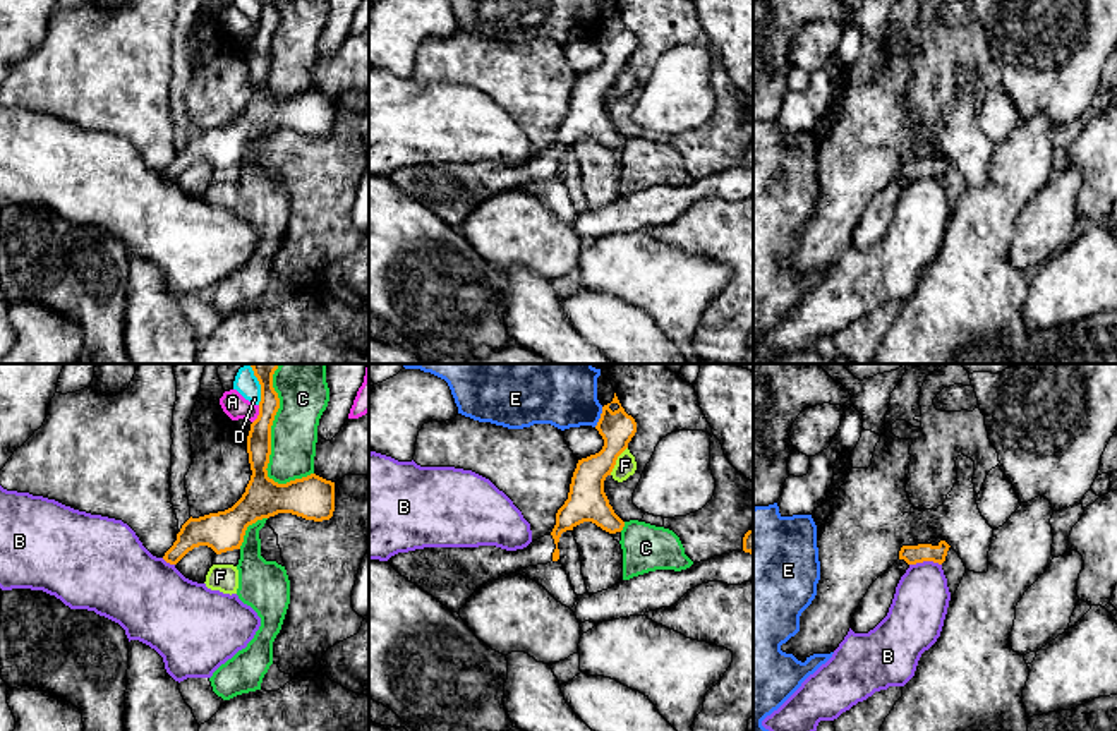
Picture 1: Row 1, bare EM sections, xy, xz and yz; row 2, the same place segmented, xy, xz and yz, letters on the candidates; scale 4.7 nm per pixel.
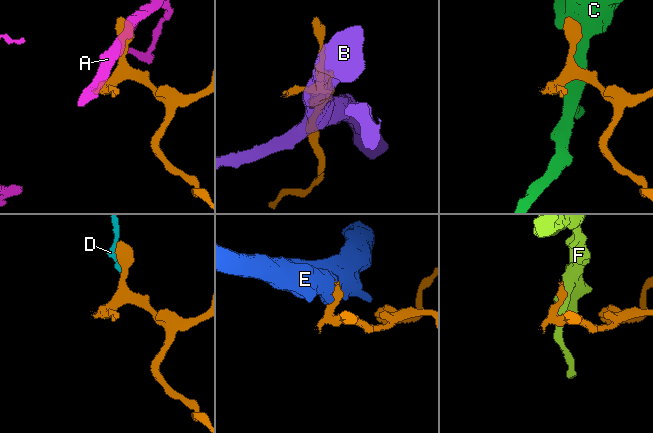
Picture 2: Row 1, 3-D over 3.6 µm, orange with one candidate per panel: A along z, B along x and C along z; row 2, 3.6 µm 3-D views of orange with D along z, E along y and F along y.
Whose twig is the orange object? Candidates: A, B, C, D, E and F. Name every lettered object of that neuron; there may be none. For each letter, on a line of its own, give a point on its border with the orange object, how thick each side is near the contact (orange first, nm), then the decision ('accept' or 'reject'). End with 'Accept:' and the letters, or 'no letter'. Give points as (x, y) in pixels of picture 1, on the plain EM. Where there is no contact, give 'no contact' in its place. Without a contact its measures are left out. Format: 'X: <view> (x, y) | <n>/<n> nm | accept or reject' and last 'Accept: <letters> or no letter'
A: xy (259, 30) | 110/110 nm | reject
B: yz (925, 175) | 90/260 nm | reject
C: xy (270, 55) | 150/220 nm | reject
D: xy (261, 11) | 110/80 nm | reject
E: xz (601, 33) | 160/200 nm | reject
F: xz (616, 74) | 190/100 nm | reject
Accept: no letter

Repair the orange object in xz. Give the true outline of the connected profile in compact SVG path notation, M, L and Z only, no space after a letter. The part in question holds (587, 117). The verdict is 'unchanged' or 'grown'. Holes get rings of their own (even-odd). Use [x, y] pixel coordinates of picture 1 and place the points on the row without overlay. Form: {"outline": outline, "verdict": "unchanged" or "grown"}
{"outline": "M614 9L613 17L602 22L595 45L602 51L604 62L599 69L578 76L568 115L558 125L556 141L549 151L516 166L496 161L424 163L398 168L388 178L450 227L460 228L468 213L487 197L522 184L558 177L558 158L563 148L573 146L583 137L592 137L609 149L621 148L625 137L609 120L604 96L635 51L637 38L625 27Z", "verdict": "grown"}

